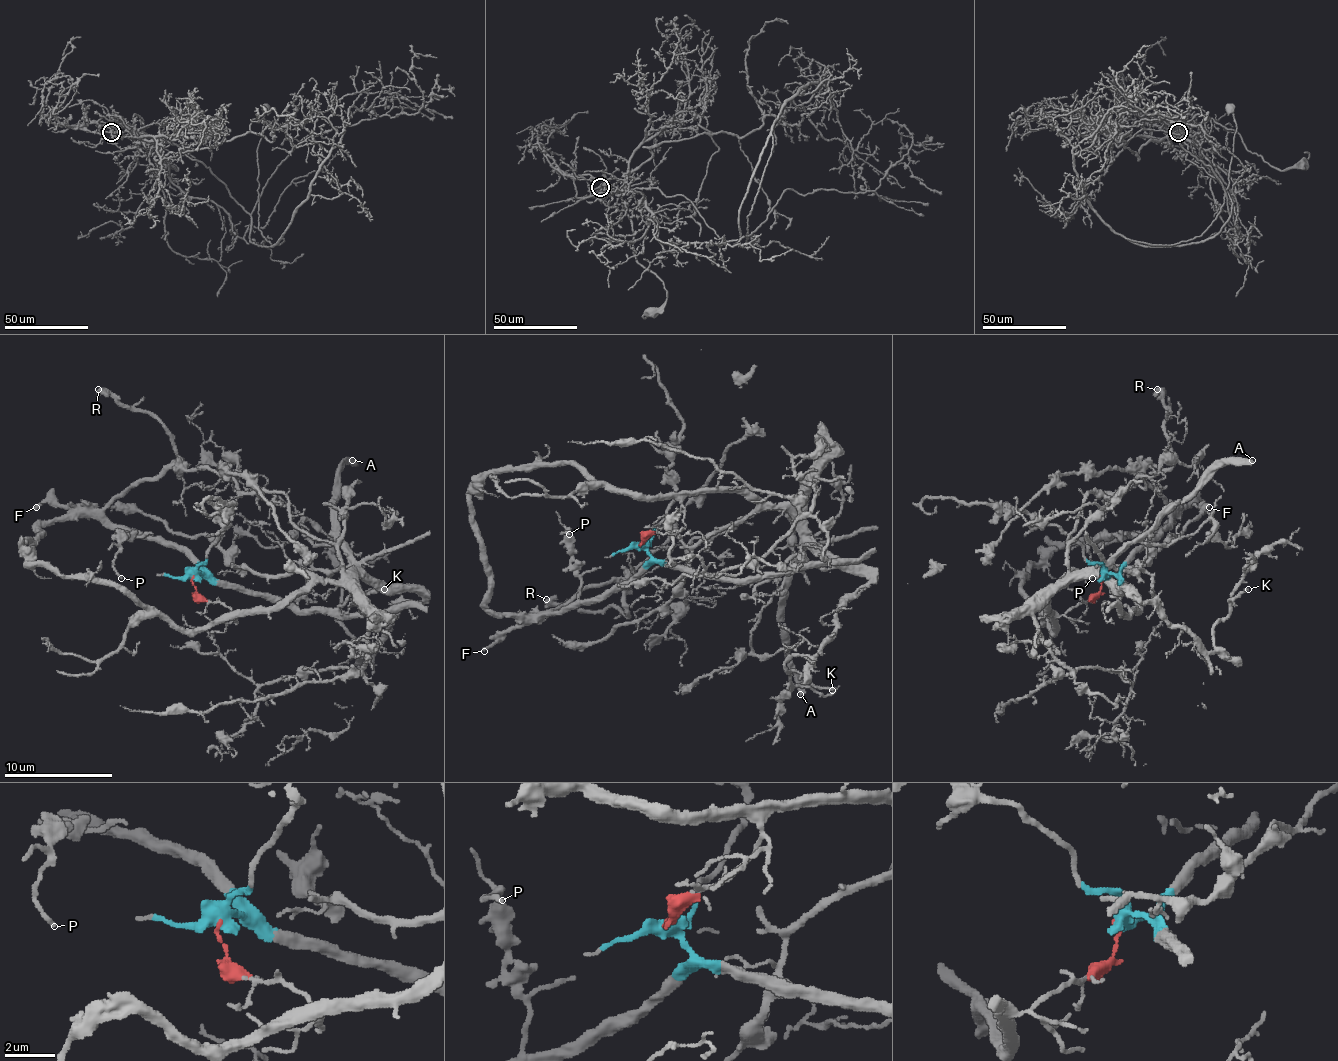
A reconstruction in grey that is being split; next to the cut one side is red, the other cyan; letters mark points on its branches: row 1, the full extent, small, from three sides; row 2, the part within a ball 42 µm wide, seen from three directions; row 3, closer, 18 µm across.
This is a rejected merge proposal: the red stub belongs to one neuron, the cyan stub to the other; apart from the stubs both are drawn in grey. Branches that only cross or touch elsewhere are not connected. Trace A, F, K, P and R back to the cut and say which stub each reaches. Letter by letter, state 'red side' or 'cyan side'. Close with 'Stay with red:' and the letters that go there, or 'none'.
A: red side
F: cyan side
K: red side
P: cyan side
R: cyan side
Stay with red: A, K

